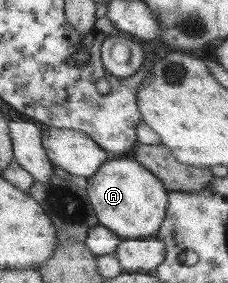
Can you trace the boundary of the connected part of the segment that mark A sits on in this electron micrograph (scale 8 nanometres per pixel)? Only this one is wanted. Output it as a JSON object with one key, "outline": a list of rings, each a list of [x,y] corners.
{"outline":[[[108,159],[85,185],[99,224],[105,225],[123,240],[157,237],[169,208],[170,190],[150,169],[135,159]]]}

